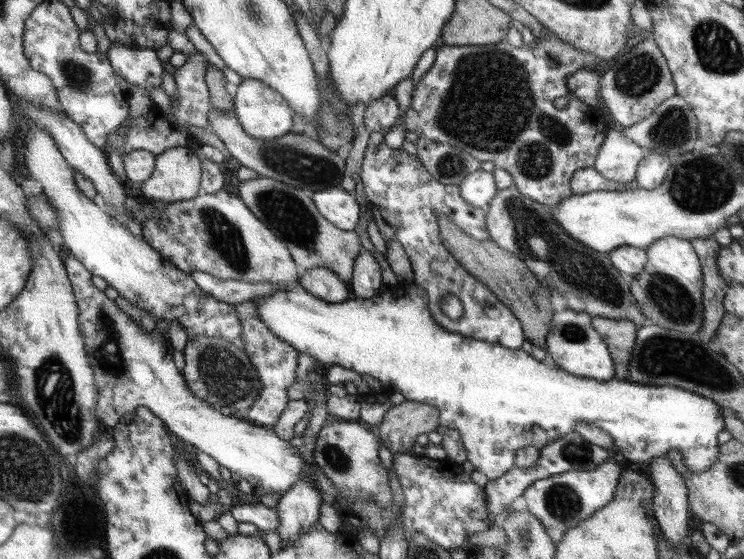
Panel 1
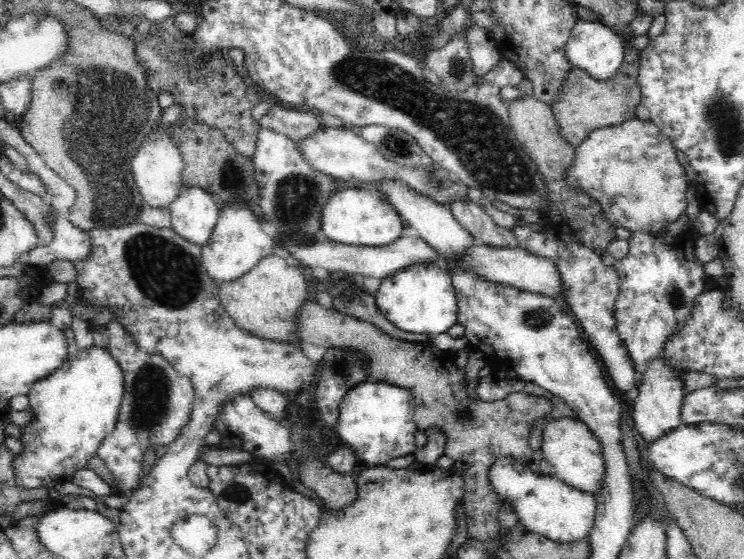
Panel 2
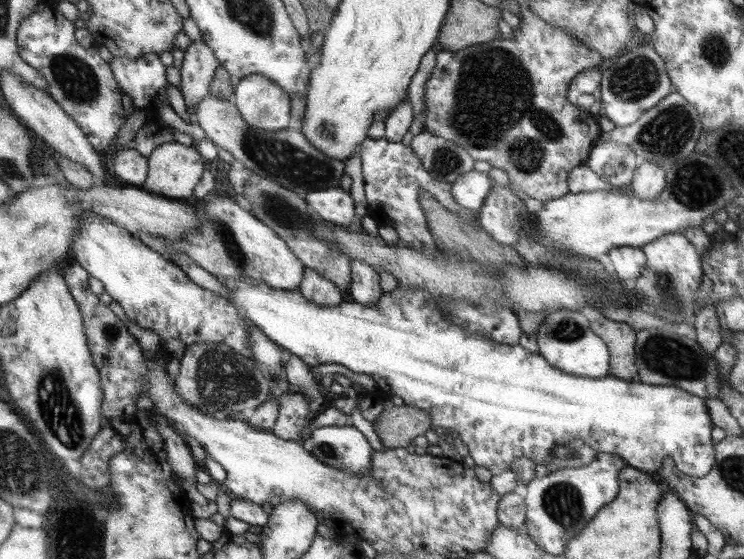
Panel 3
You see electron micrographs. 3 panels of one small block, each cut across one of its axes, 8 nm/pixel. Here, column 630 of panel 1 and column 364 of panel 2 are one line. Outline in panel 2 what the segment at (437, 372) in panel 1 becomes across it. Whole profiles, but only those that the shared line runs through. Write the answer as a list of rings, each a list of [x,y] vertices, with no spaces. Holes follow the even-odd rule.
[[[368,380],[352,388],[342,399],[339,406],[339,415],[334,431],[344,445],[350,445],[358,454],[358,458],[368,466],[386,466],[390,460],[413,454],[417,449],[414,433],[417,431],[415,413],[417,405],[410,390],[398,385],[387,384],[384,381]]]

